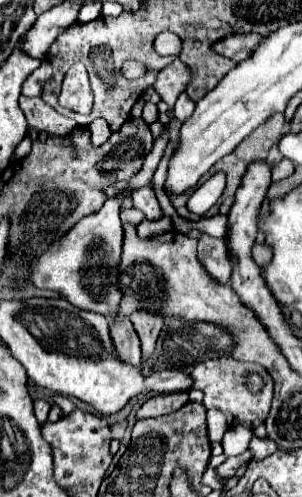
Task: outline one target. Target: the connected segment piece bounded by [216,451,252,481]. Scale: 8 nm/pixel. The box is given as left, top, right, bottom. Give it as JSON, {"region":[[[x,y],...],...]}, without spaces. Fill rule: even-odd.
{"region":[[[244,451],[244,453],[238,455],[238,457],[228,457],[220,467],[216,467],[218,479],[220,479],[220,481],[230,479],[230,477],[236,473],[236,469],[238,469],[242,463],[248,463],[250,459],[252,459],[252,453],[250,453],[250,451]]]}

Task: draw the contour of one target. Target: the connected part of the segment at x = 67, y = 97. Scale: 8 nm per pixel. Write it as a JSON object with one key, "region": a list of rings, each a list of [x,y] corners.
{"region":[[[74,63],[64,77],[60,105],[70,111],[92,111],[92,89],[82,63]]]}

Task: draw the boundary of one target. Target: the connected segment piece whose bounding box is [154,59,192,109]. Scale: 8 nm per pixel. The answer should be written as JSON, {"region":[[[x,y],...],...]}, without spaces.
{"region":[[[174,59],[172,65],[168,65],[166,69],[162,69],[158,73],[154,89],[164,99],[164,103],[168,103],[168,107],[172,109],[178,95],[188,87],[190,79],[192,79],[190,67],[184,67],[184,63],[180,63],[180,59]]]}

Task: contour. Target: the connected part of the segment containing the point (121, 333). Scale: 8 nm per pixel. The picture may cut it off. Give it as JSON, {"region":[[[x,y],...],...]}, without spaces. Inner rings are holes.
{"region":[[[116,317],[110,325],[110,335],[114,337],[120,359],[140,367],[140,357],[142,357],[140,341],[138,341],[138,335],[136,335],[130,319],[128,317]]]}

